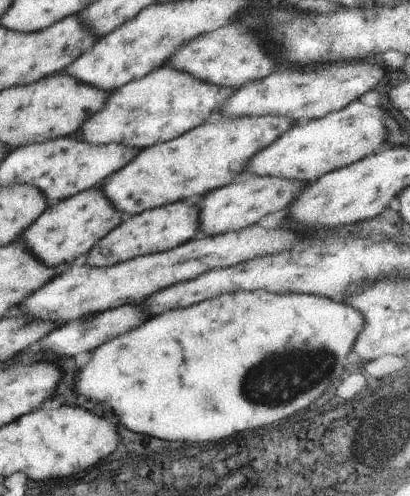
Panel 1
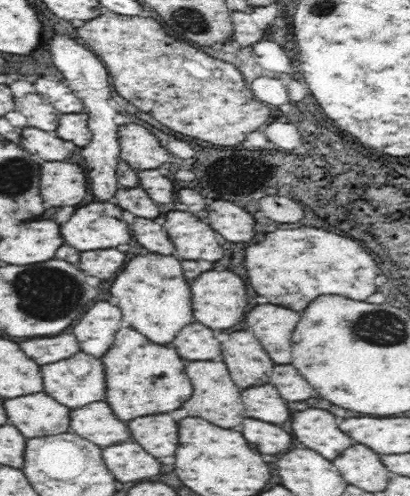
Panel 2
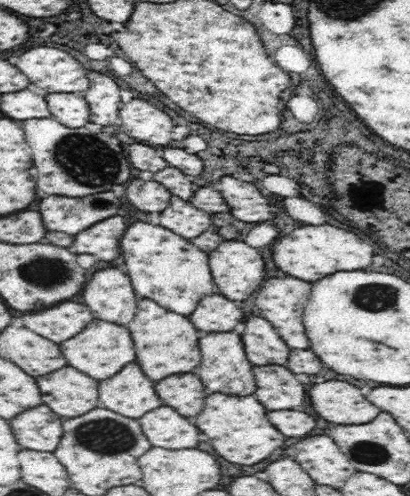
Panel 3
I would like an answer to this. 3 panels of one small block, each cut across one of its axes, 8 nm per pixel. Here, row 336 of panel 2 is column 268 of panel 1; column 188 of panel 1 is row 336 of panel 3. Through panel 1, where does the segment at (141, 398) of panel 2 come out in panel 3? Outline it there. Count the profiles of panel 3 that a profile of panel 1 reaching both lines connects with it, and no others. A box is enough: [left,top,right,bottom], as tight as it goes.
[128,298,202,384]

